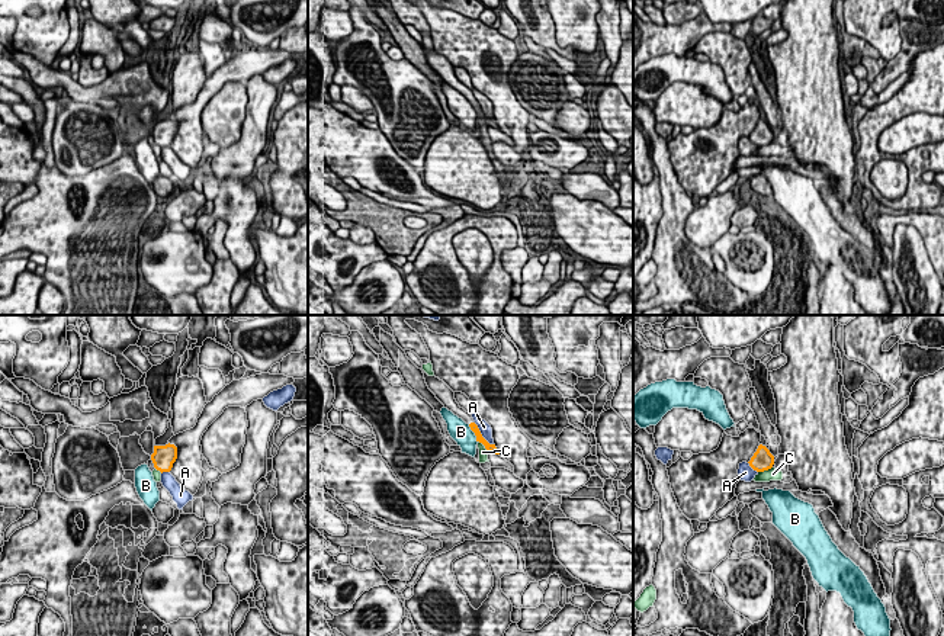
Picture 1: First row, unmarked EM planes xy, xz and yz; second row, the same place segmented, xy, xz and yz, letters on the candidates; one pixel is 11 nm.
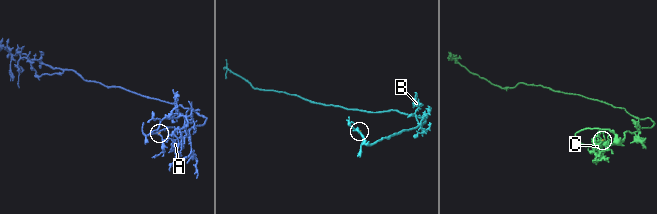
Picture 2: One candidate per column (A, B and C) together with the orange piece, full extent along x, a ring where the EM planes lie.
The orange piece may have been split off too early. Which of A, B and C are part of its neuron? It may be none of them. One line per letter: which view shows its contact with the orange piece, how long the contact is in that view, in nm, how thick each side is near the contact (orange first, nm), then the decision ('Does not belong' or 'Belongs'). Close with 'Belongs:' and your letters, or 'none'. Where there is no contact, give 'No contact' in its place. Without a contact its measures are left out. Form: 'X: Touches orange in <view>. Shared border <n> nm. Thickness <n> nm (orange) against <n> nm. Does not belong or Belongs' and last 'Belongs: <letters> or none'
A: Touches orange in xz. Shared border 340 nm. Thickness 100 nm (orange) against 130 nm. Does not belong
B: Touches orange in xz. Shared border 240 nm. Thickness 100 nm (orange) against 240 nm. Does not belong
C: Touches orange in yz. Shared border 170 nm. Thickness 240 nm (orange) against 140 nm. Does not belong
Belongs: none

